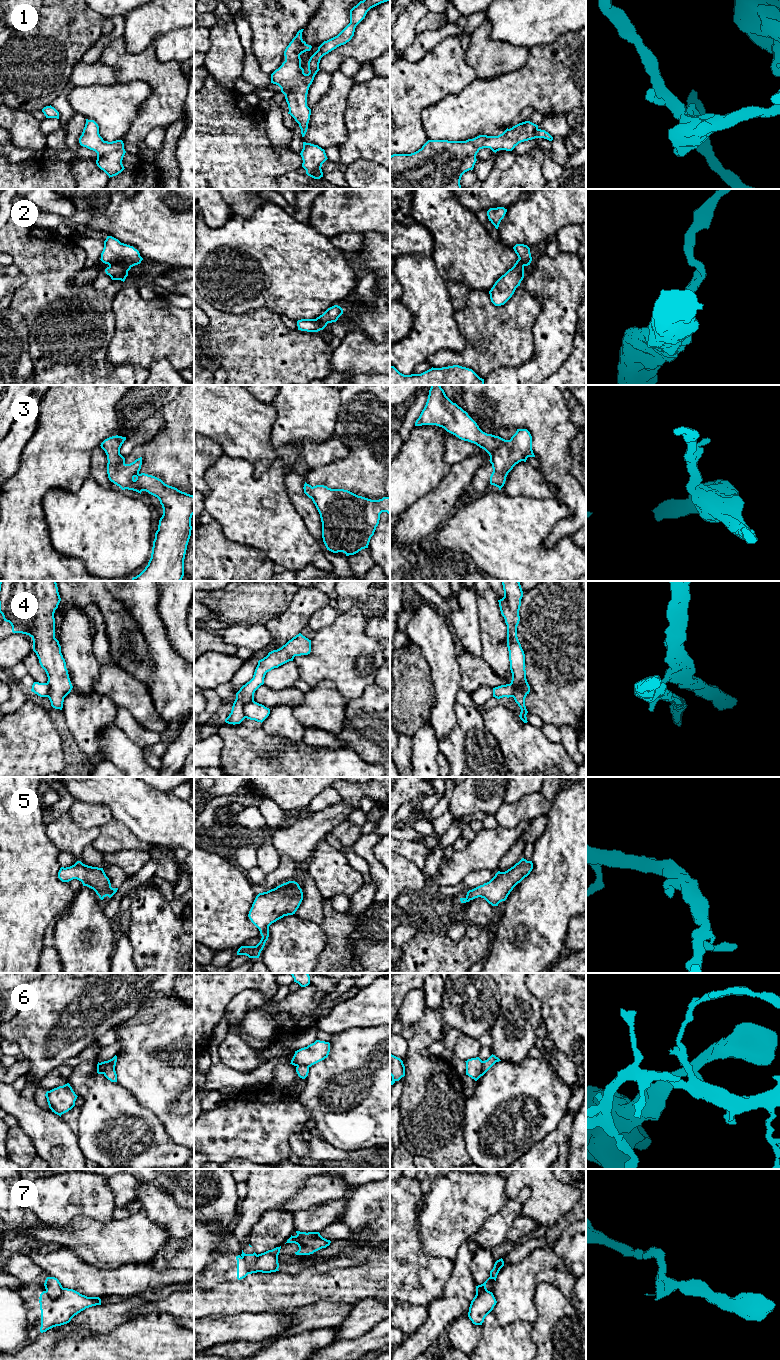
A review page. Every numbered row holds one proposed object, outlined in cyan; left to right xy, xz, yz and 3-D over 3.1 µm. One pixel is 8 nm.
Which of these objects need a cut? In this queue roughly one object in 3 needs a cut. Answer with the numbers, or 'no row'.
4, 6, 7

